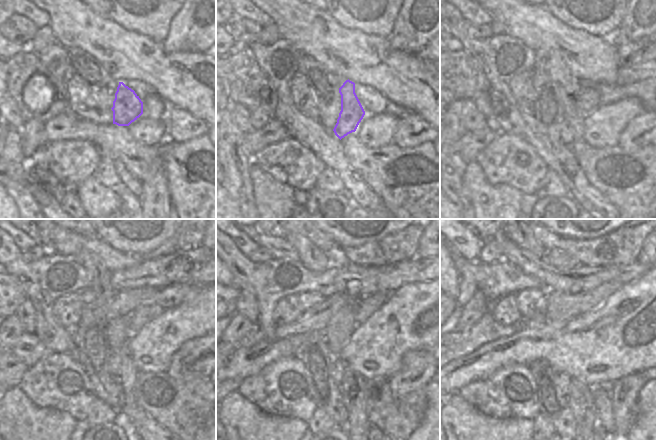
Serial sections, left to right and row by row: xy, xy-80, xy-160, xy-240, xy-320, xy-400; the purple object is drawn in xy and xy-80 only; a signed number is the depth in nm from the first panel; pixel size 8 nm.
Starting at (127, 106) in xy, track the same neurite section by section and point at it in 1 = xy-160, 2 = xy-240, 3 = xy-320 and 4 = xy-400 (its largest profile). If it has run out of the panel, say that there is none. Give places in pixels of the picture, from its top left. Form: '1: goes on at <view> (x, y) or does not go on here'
1: goes on at xy-160 (570, 93)
2: goes on at xy-240 (115, 361)
3: goes on at xy-320 (338, 366)
4: goes on at xy-400 (563, 380)

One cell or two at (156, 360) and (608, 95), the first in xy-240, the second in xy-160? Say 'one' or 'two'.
two

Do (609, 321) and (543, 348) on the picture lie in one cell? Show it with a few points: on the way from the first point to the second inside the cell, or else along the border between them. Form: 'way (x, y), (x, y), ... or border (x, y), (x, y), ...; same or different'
way (593, 333), (579, 347), (559, 347); same

